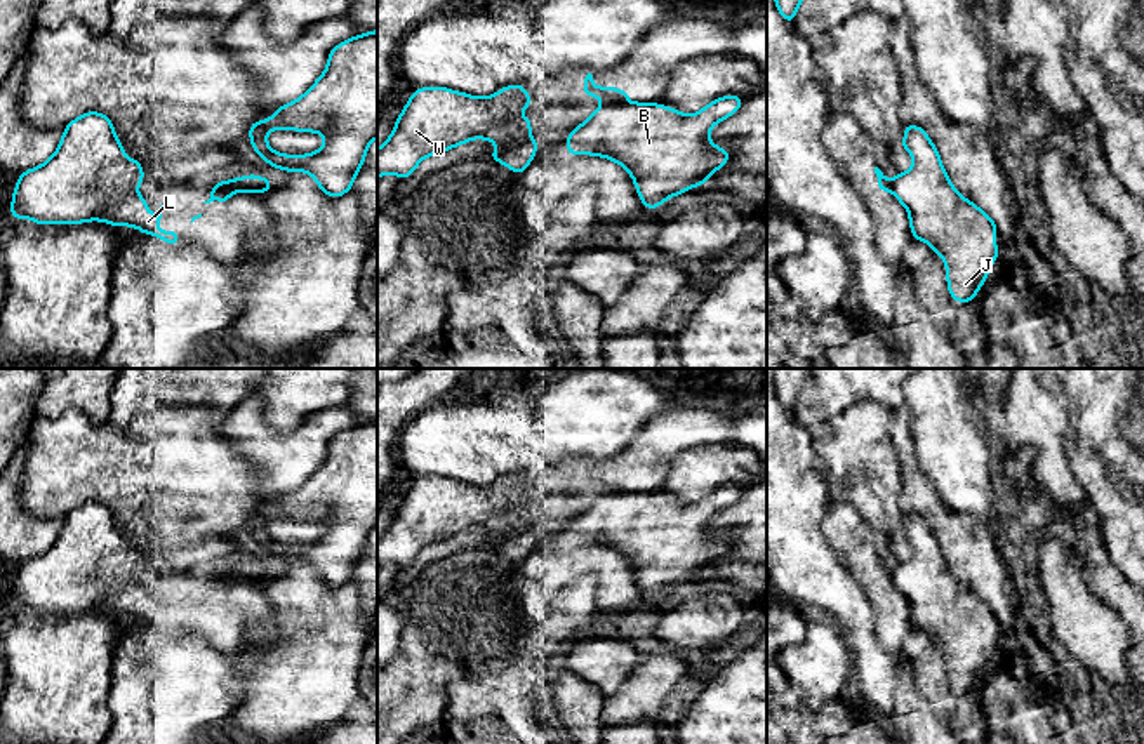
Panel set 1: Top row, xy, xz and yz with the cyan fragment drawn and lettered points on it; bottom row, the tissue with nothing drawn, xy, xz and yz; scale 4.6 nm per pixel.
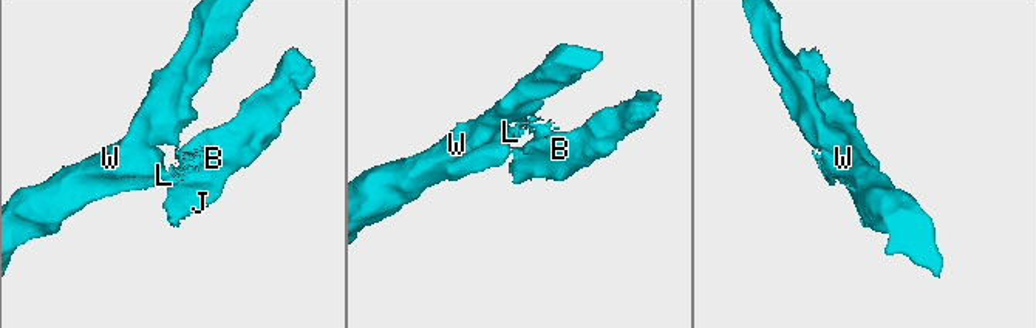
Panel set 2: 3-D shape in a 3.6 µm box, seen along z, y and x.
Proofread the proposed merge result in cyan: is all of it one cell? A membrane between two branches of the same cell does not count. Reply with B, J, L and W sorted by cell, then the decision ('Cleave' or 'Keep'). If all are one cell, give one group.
Groups: B J / L W. Cleave

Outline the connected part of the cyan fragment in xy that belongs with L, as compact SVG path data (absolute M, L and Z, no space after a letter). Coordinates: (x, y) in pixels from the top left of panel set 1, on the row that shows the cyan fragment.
M87 111L82 116L71 120L63 132L57 151L38 167L33 167L19 174L14 188L10 217L28 217L37 224L80 224L87 221L104 221L111 226L134 226L144 235L153 235L170 245L179 243L179 231L158 231L156 224L162 219L162 205L156 214L148 214L146 200L136 193L144 179L141 163L123 155L123 146L116 139L113 122L97 111Z

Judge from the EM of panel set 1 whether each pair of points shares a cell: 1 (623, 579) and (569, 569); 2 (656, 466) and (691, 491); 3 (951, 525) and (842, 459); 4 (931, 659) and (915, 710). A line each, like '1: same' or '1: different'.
1: same
2: different
3: different
4: different

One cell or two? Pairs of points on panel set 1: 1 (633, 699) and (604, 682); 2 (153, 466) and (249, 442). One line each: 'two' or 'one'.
1: two
2: two

